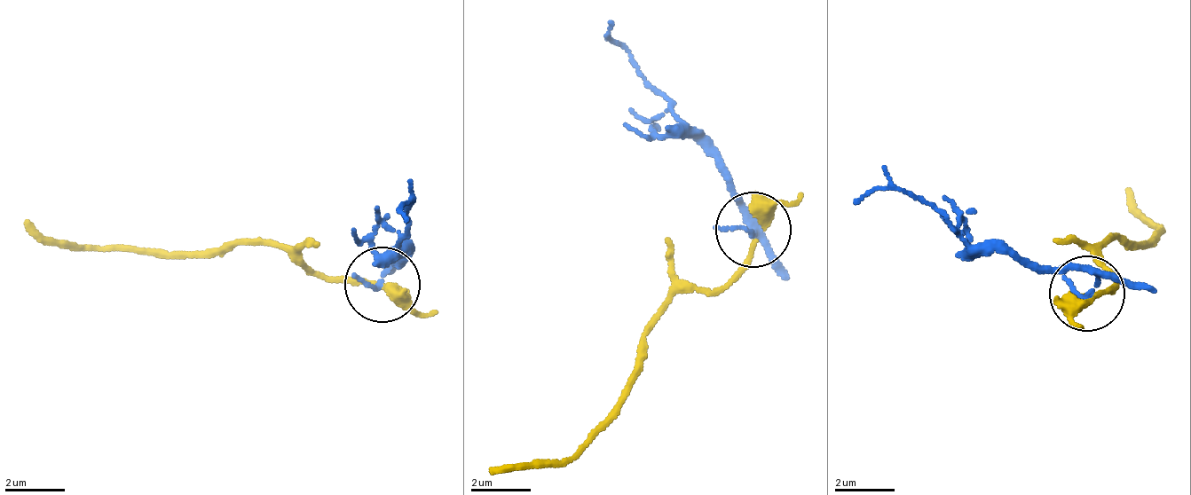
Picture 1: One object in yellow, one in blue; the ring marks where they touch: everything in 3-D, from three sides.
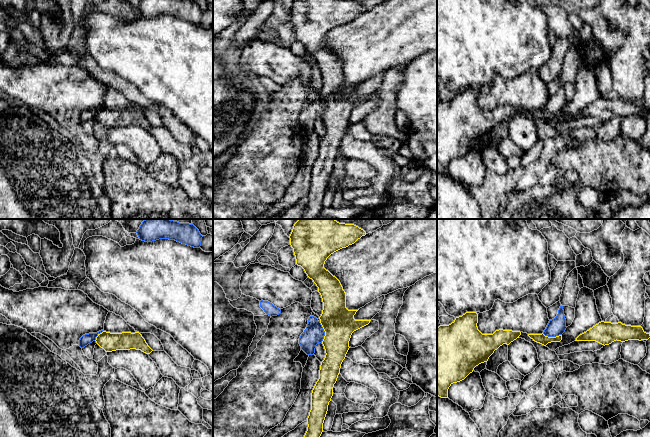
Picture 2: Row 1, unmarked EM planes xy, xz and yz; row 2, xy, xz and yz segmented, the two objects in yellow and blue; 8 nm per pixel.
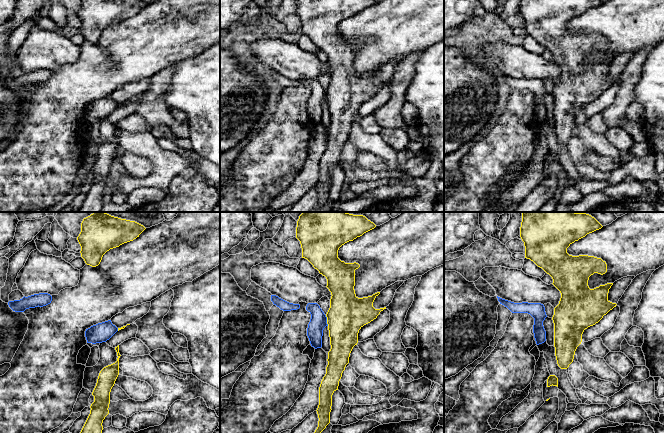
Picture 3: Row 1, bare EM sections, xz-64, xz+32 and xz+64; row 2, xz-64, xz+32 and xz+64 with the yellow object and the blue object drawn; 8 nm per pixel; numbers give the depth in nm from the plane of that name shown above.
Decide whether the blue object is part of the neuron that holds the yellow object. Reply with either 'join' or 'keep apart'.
keep apart

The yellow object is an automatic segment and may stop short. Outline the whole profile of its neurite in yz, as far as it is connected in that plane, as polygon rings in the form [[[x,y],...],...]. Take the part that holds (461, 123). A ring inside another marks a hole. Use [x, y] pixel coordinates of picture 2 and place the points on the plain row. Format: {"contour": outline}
{"contour": [[[466,88],[456,93],[451,100],[437,104],[437,172],[448,174],[448,165],[453,159],[464,156],[476,142],[487,138],[500,122],[509,121],[521,111],[520,107],[503,105],[496,106],[493,110],[482,110],[477,99],[478,90]]]}

